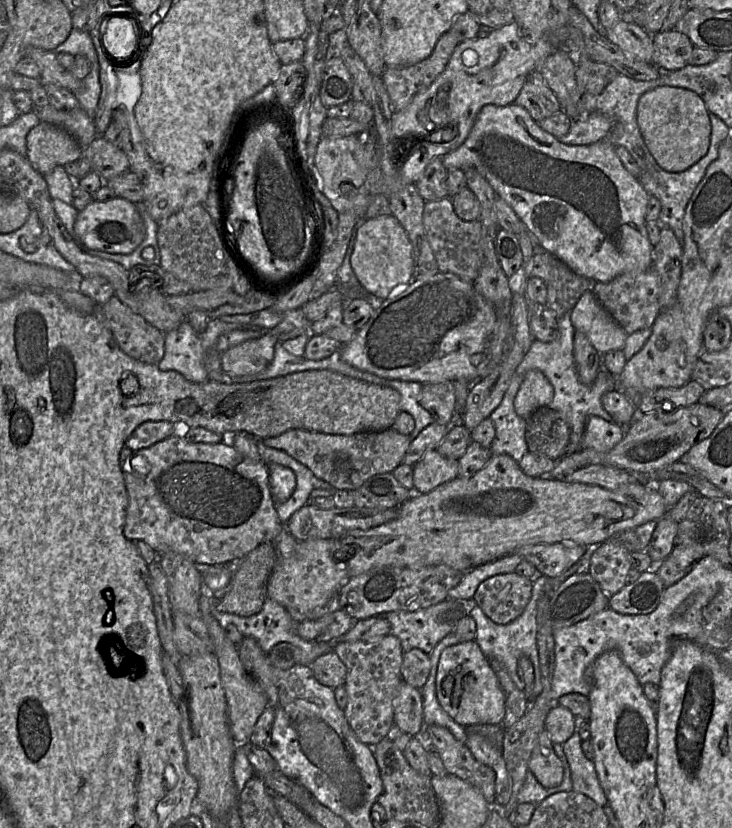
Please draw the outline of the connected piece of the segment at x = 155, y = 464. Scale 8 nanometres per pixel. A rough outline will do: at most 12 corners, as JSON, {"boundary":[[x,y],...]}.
{"boundary":[[172,434],[134,452],[124,536],[195,564],[283,531],[268,465]]}

